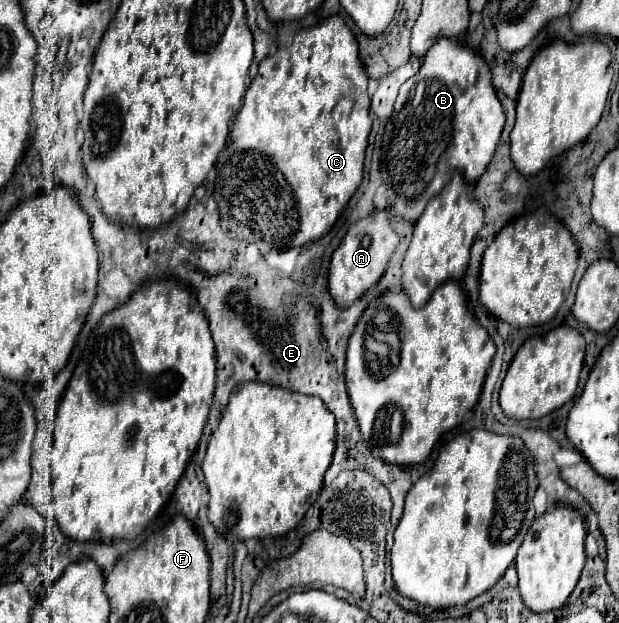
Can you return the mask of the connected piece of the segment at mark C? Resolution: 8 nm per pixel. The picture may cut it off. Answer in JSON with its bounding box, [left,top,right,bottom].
[213,16,369,254]

